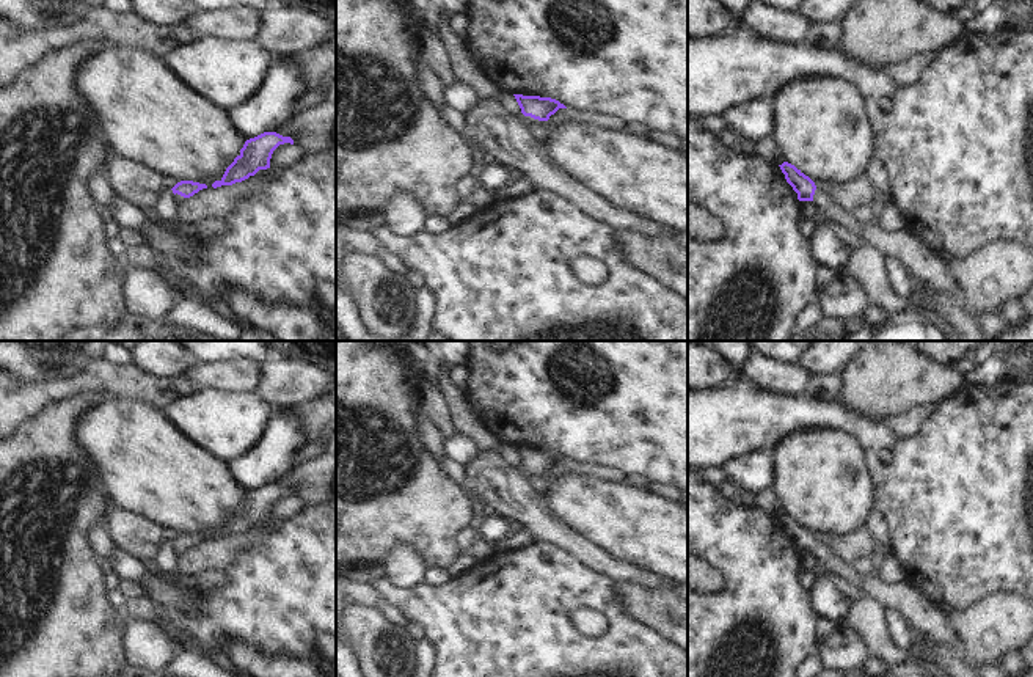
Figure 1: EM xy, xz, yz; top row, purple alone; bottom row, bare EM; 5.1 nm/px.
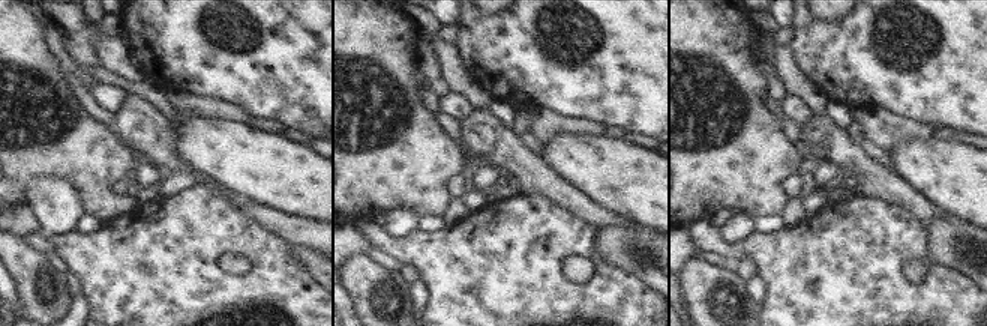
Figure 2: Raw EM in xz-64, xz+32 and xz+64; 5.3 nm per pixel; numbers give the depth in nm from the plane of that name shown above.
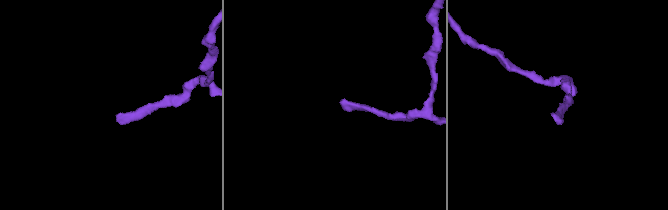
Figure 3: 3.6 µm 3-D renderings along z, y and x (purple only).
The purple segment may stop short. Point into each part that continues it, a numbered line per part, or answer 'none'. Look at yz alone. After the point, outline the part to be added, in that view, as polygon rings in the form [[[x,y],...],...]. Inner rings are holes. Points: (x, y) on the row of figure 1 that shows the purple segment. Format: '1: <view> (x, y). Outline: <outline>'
1: yz (919, 259). Outline: [[[815,190],[813,203],[832,223],[840,223],[854,236],[874,245],[884,258],[893,258],[904,264],[912,278],[923,280],[939,292],[948,294],[953,300],[962,300],[962,291],[945,265],[945,259],[934,254],[928,245],[907,229],[900,232],[882,231],[878,223],[859,223],[854,214],[846,212],[840,203],[821,190]]]

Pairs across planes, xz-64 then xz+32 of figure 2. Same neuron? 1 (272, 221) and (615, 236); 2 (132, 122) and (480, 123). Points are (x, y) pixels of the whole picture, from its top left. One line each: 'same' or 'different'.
1: different
2: same

